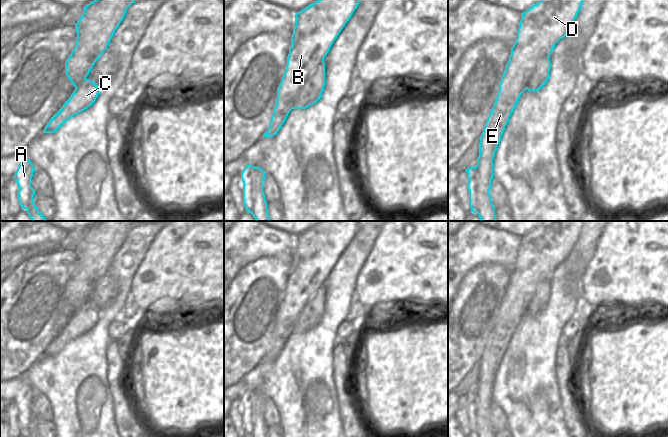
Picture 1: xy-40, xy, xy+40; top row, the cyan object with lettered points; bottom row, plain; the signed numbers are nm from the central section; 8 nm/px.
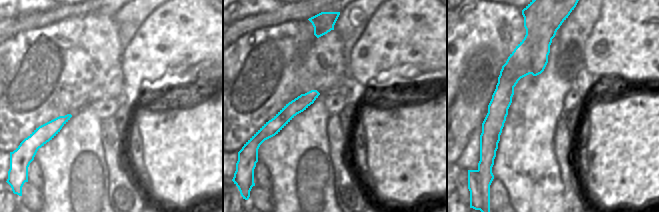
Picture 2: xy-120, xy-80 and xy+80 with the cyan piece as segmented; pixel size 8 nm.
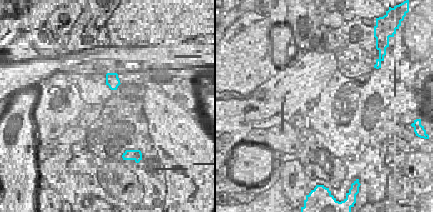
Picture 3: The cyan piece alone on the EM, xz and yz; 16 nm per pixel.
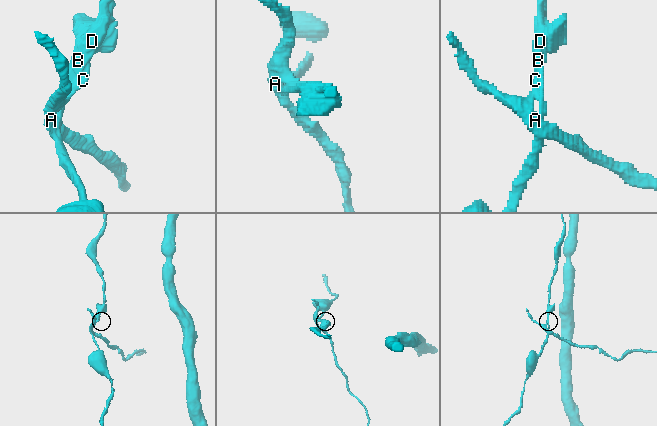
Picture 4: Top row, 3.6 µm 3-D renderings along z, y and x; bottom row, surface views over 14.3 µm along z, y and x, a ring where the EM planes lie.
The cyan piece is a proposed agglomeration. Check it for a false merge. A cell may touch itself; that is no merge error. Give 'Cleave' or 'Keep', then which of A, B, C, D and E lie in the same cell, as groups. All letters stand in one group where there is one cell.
Cleave. Groups: A C / B D E

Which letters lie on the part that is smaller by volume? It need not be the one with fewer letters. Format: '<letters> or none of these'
A, C

